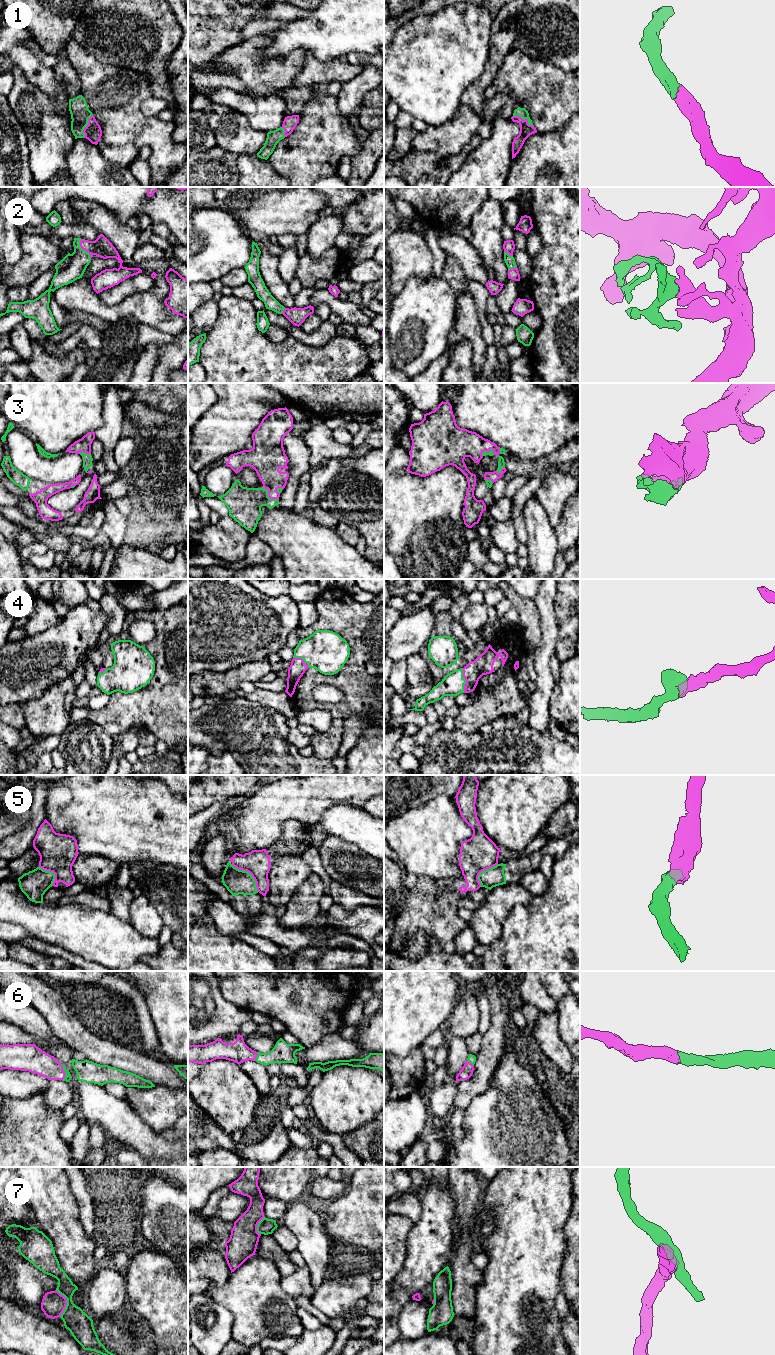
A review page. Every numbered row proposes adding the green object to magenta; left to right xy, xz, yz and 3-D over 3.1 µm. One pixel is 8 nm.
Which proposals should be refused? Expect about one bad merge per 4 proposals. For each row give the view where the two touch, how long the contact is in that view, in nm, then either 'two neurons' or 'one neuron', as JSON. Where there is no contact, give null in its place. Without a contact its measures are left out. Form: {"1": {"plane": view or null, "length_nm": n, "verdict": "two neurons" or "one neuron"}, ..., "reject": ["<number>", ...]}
{"1": {"plane": "yz", "length_nm": 190, "verdict": "one neuron"}, "2": {"plane": "xy", "length_nm": 180, "verdict": "one neuron"}, "3": {"plane": "xz", "length_nm": 160, "verdict": "one neuron"}, "4": {"plane": "yz", "length_nm": 200, "verdict": "one neuron"}, "5": {"plane": "xz", "length_nm": 320, "verdict": "two neurons"}, "6": {"plane": "xy", "length_nm": 140, "verdict": "one neuron"}, "7": {"plane": "xy", "length_nm": 220, "verdict": "two neurons"}, "reject": ["5", "7"]}

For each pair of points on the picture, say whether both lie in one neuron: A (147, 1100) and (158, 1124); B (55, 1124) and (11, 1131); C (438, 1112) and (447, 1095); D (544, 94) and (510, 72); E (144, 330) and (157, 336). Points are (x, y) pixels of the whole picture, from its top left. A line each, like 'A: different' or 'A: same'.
A: same
B: same
C: same
D: same
E: same

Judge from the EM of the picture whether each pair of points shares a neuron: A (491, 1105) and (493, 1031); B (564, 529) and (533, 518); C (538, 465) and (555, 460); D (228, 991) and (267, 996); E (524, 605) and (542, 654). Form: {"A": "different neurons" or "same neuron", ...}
{"A": "different neurons", "B": "different neurons", "C": "same neuron", "D": "same neuron", "E": "different neurons"}

